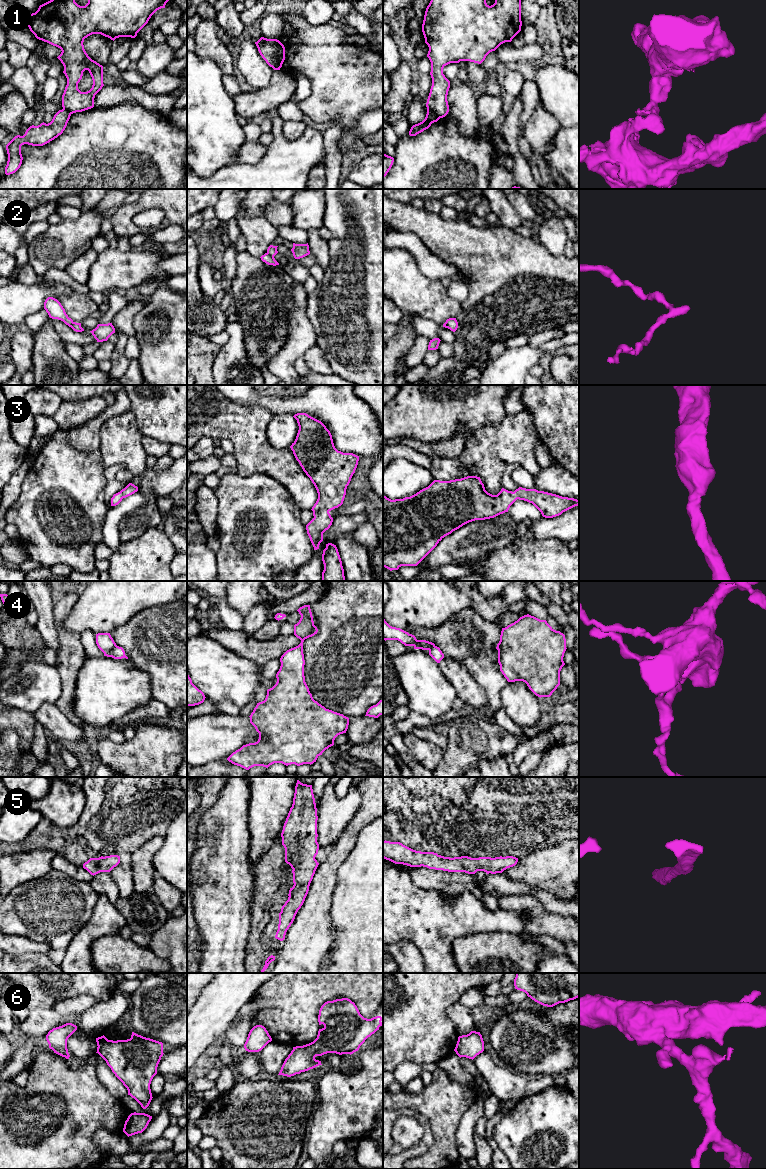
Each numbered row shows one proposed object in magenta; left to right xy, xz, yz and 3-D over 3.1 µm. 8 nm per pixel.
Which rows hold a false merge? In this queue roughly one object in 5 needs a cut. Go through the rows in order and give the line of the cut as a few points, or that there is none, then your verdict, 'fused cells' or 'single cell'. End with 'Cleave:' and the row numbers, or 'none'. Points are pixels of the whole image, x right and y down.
1: cut in yz along (427, 109), (435, 112), (440, 117); fused cells
2: cut in xz along (267, 252), (273, 257); fused cells
3: no cut; single cell
4: cut in xz along (314, 625), (306, 637); fused cells
5: no cut; single cell
6: no cut; single cell
Cleave: 1, 2, 4

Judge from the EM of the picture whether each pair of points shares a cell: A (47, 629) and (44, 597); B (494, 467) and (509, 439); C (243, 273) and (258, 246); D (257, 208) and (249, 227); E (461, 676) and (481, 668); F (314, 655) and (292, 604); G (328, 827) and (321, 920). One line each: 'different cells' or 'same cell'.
A: same cell
B: same cell
C: different cells
D: different cells
E: different cells
F: different cells
G: different cells

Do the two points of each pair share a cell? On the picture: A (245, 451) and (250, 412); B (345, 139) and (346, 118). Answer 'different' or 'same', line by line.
A: same
B: different

